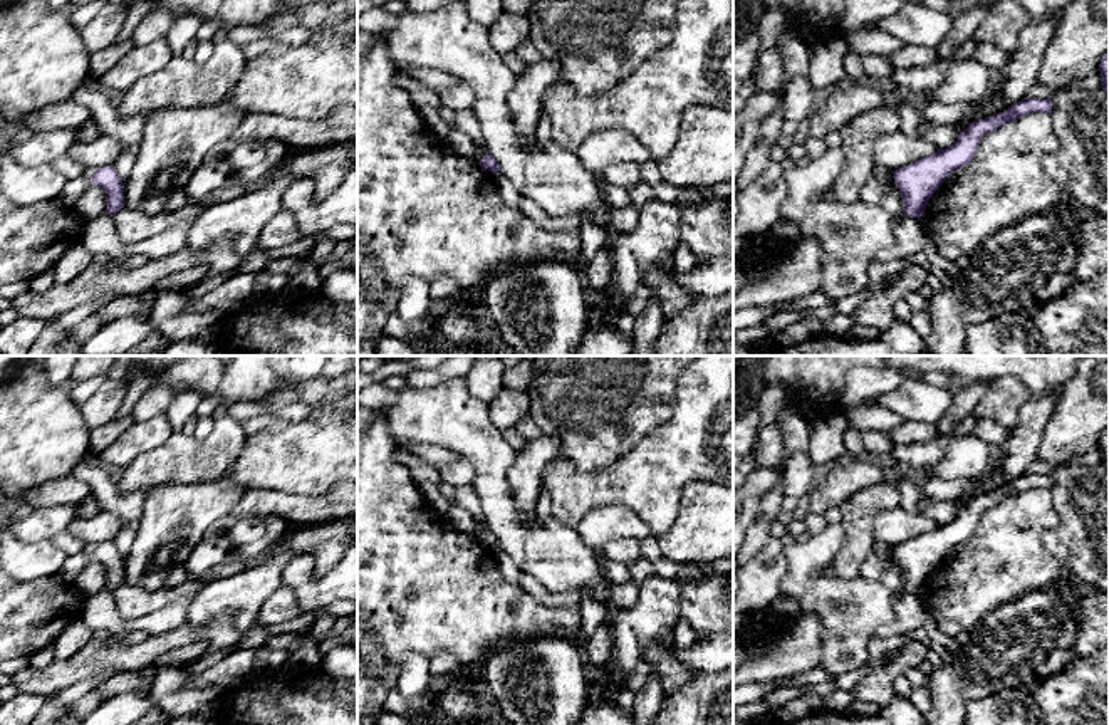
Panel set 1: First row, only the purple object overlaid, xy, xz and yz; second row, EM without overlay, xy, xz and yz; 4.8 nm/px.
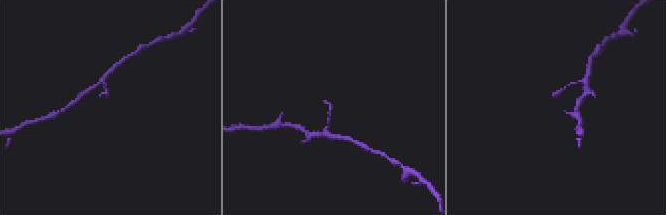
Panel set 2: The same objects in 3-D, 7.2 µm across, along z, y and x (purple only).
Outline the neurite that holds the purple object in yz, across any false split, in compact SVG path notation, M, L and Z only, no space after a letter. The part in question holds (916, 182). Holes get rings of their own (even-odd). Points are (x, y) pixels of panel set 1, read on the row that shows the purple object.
M1023 97L1000 114L992 114L971 123L946 149L938 149L904 168L894 170L893 178L901 191L903 213L921 220L933 193L943 185L950 173L965 168L973 159L985 134L1032 112L1052 114L1052 101Z

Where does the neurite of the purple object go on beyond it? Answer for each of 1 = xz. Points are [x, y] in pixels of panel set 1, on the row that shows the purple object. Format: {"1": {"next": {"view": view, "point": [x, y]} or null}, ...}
{"1": {"next": null}}

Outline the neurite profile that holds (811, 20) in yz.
M763 0L765 7L785 7L789 23L782 29L775 47L782 54L782 91L794 77L809 76L814 44L836 35L844 18L846 0Z

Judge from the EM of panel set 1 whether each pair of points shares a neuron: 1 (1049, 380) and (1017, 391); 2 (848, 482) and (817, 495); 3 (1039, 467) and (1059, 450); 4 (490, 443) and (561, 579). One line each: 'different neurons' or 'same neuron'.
1: different neurons
2: same neuron
3: different neurons
4: same neuron

